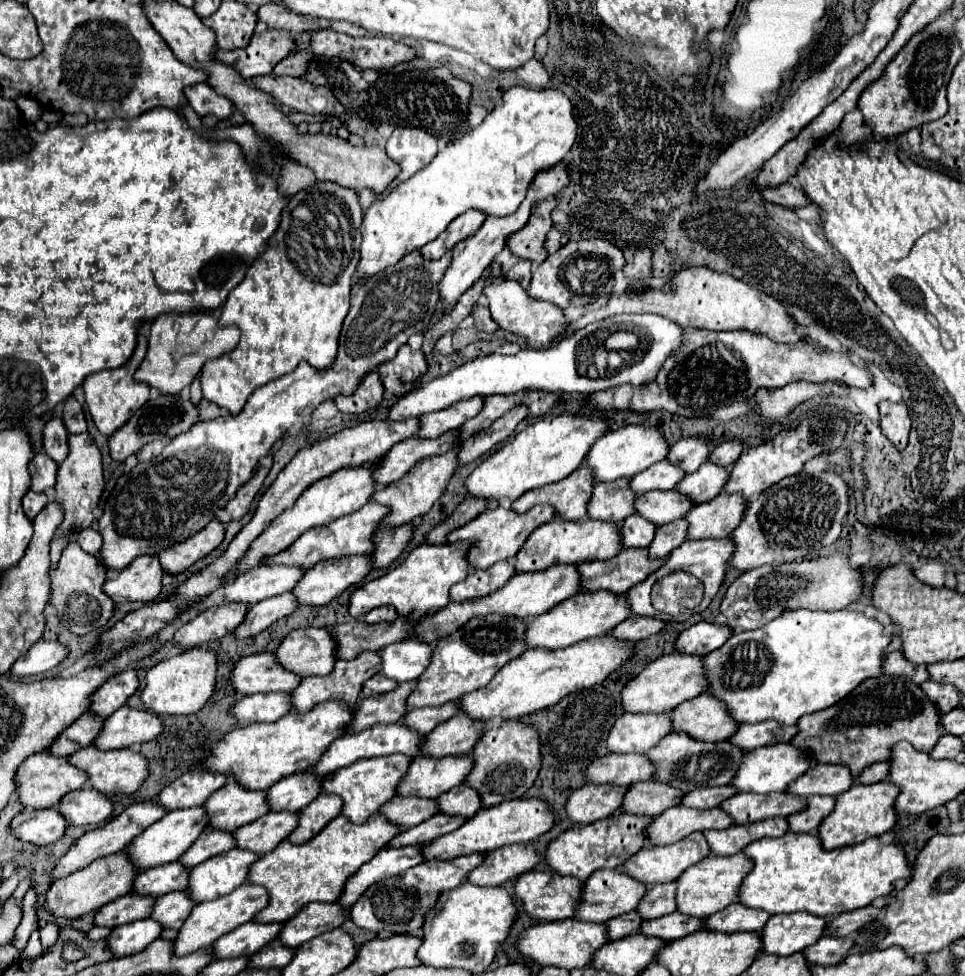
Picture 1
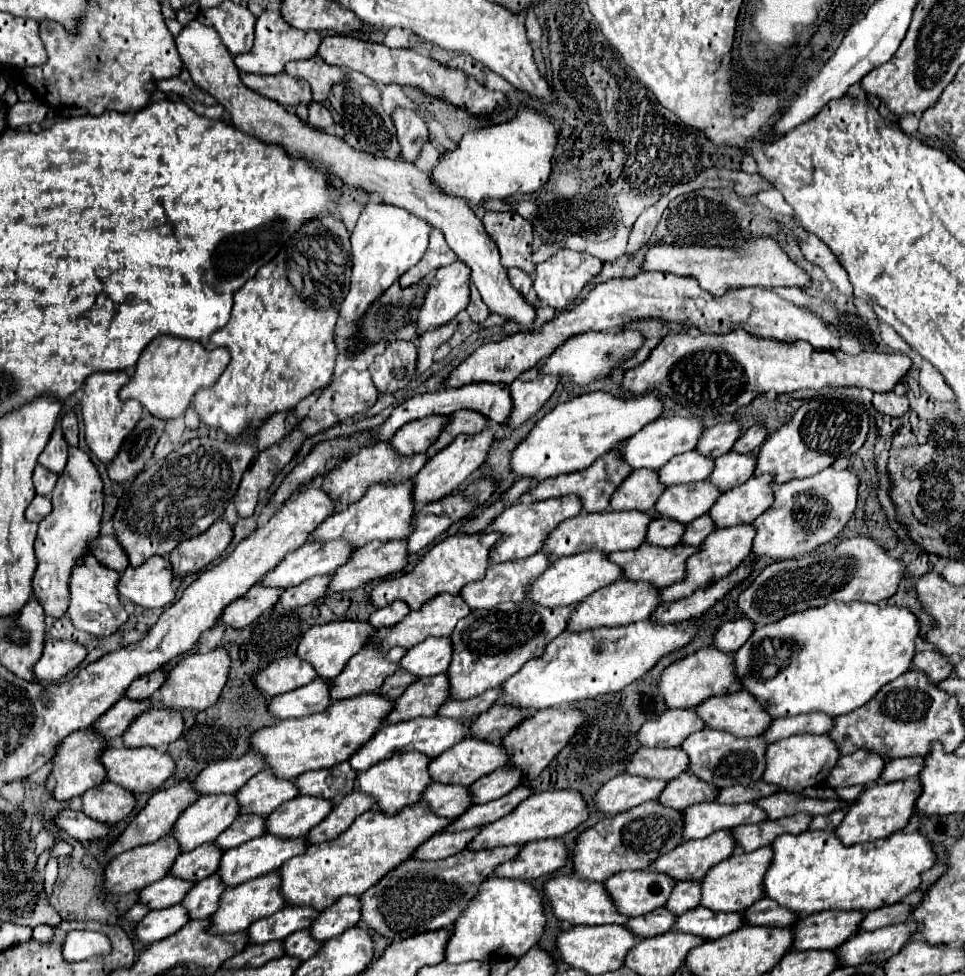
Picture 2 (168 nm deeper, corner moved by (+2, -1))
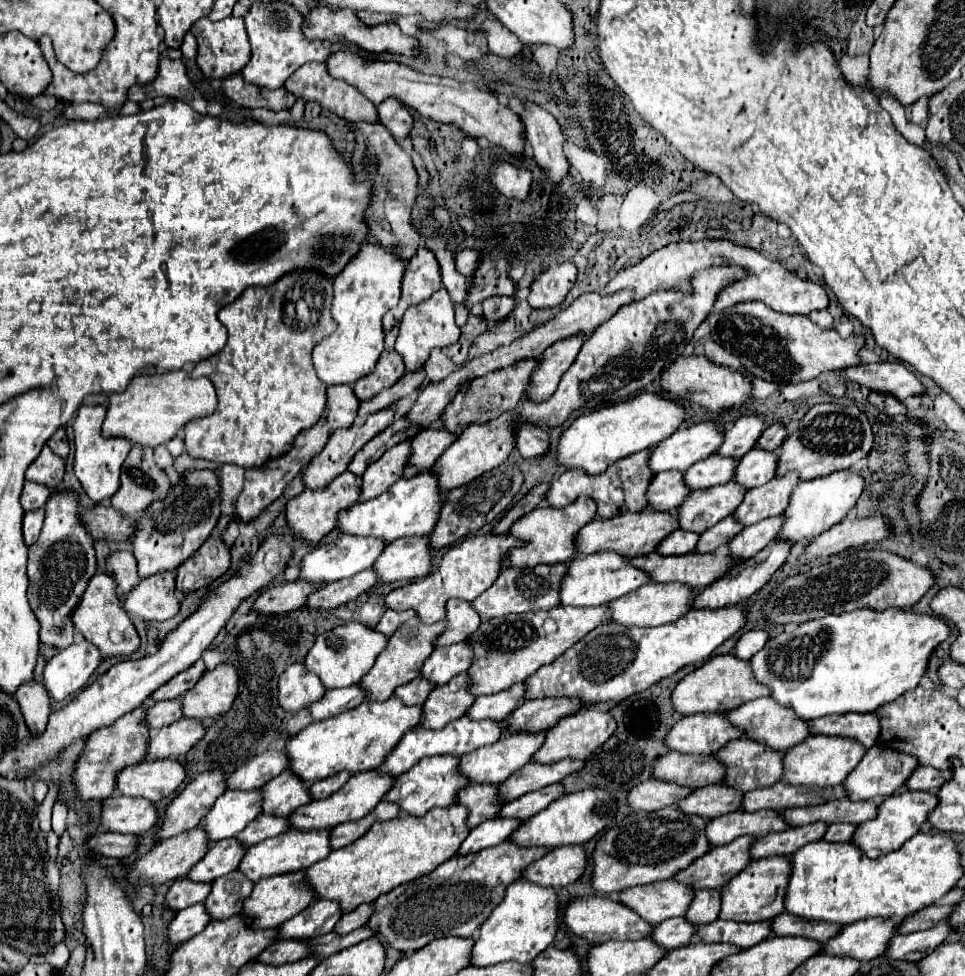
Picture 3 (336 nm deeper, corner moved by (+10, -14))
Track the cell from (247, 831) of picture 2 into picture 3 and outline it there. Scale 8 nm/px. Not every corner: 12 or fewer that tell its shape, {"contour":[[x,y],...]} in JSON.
{"contour":[[260,813],[238,841],[252,847],[288,831],[288,819]]}

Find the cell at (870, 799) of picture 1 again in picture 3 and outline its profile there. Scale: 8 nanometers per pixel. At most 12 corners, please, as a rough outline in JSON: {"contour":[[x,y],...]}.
{"contour":[[928,791],[884,799],[854,843],[874,859],[898,851],[938,805]]}

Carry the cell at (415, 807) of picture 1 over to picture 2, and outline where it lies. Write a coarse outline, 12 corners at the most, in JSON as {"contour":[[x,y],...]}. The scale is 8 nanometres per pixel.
{"contour":[[432,782],[422,792],[434,814],[458,818],[470,806],[466,786]]}

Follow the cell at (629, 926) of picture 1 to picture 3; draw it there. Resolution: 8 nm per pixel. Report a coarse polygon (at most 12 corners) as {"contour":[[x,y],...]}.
{"contour":[[666,919],[652,933],[672,951],[690,945],[698,927],[688,919]]}

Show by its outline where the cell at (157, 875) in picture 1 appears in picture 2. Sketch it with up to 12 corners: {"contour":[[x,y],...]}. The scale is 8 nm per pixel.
{"contour":[[202,844],[178,854],[168,874],[200,882],[216,872],[222,850]]}

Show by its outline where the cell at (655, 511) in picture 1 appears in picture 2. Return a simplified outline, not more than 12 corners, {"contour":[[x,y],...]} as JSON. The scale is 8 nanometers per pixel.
{"contour":[[708,480],[670,486],[654,510],[688,524],[712,508]]}

